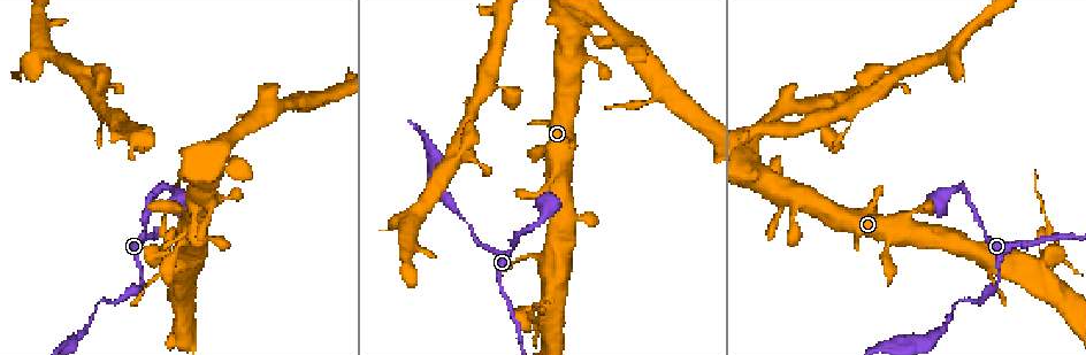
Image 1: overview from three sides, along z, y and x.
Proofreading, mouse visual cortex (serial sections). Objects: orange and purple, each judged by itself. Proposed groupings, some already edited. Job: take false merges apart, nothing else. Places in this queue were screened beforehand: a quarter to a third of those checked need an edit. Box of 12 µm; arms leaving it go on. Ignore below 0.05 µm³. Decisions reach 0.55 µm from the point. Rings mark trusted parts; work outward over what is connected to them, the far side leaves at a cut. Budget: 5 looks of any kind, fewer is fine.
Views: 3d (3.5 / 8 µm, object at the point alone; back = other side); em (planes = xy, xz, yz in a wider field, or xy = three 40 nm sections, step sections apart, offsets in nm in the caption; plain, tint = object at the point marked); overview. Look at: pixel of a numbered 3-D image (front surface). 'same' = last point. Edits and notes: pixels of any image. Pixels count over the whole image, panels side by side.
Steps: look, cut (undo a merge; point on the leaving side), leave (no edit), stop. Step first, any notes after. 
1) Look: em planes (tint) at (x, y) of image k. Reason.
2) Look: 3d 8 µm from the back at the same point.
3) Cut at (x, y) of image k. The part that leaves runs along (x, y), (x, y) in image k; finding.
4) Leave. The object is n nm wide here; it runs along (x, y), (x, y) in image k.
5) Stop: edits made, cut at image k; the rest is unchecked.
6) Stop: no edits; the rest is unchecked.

Look: 3d 3.5 µm at (783, 108) of image 1. A fork.

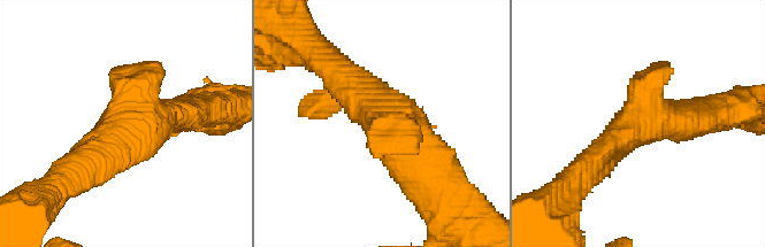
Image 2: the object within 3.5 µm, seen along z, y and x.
Look: em xy step 1 (tint) at (640, 119) of image 2.

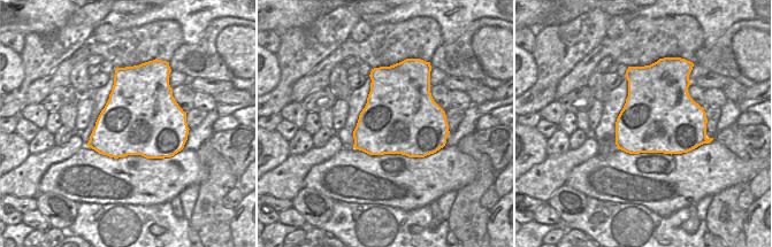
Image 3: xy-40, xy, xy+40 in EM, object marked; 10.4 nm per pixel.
Leave. It runs along (344, 77), (436, 183) in image 2; continuous, no second cell.

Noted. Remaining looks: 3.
Look: 3d 8 µm at (535, 328) of image 1. A narrow waist.

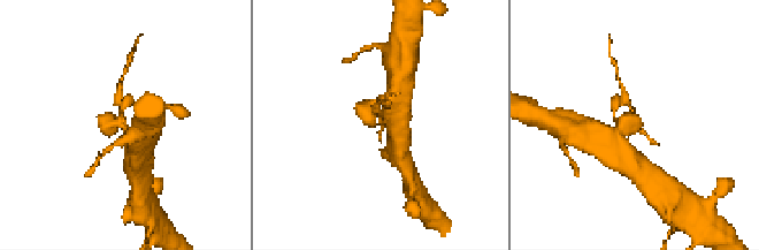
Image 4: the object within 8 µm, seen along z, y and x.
Look: em planes (tint) at (380, 121) of image 4.

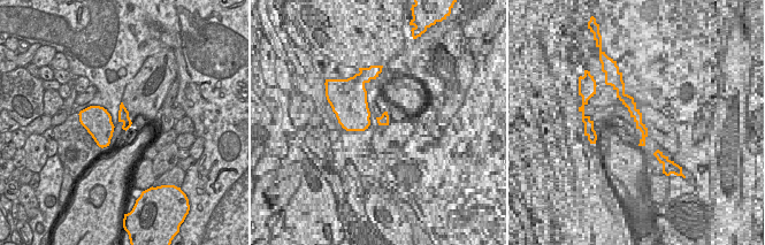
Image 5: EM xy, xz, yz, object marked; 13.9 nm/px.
Cut at (625, 98) of image 4. Two cells meet here.

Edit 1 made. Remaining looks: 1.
Stop: edits made, cut at image 4; the rest is unchecked.

